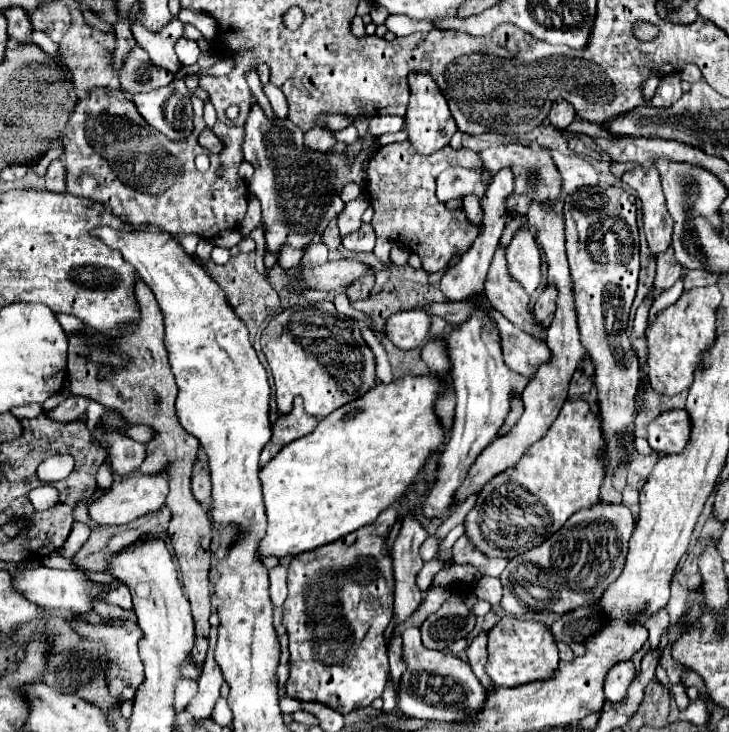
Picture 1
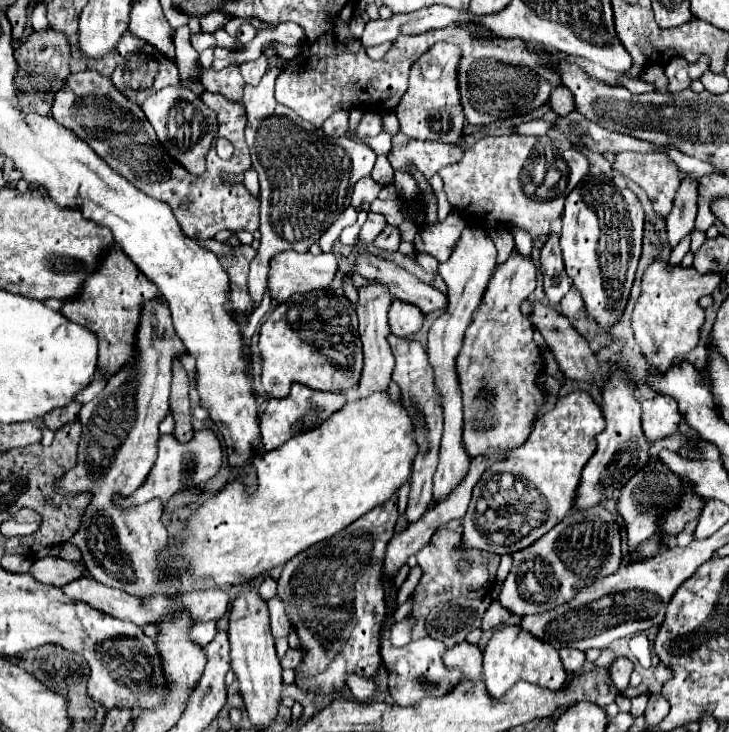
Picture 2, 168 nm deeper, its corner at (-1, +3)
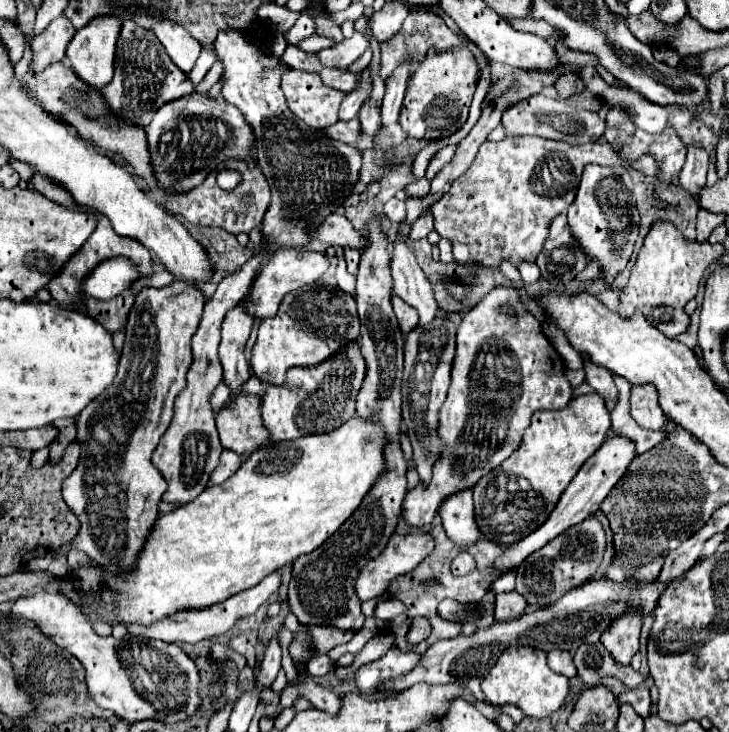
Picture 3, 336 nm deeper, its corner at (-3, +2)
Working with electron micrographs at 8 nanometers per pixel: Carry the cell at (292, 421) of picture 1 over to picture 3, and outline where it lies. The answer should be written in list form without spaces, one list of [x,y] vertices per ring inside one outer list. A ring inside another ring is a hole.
[[[359,343],[349,345],[341,355],[337,355],[337,359],[329,359],[329,363],[321,363],[321,367],[305,367],[305,369],[289,371],[285,383],[281,387],[267,387],[267,391],[261,399],[263,427],[269,431],[271,441],[299,439],[303,435],[325,433],[325,431],[333,431],[335,427],[345,423],[349,417],[355,415],[355,395],[361,387],[363,377],[365,377],[365,361],[361,359]]]

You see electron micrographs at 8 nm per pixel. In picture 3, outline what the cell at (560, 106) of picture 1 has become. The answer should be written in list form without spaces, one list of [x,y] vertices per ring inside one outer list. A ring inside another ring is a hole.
[[[565,73],[565,75],[561,75],[561,77],[557,79],[555,89],[557,89],[557,95],[559,95],[559,97],[569,99],[569,97],[581,93],[585,87],[583,87],[581,79],[579,79],[575,73]]]

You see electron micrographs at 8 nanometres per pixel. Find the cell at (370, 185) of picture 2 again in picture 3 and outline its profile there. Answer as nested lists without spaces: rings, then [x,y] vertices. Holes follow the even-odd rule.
[[[419,179],[419,181],[413,181],[405,187],[405,191],[411,195],[411,197],[425,197],[429,193],[429,181],[427,179]]]

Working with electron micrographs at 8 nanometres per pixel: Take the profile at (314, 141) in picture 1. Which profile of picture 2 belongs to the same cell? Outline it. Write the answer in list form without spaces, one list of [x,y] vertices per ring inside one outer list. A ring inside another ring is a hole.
[[[349,108],[347,110],[337,110],[335,114],[331,114],[325,120],[323,130],[329,136],[347,136],[347,130],[349,130]]]

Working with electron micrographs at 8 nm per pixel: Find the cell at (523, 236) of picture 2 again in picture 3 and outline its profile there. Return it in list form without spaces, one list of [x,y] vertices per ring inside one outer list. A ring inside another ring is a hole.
[[[521,261],[521,263],[517,265],[517,269],[519,269],[519,273],[521,273],[521,277],[523,277],[523,281],[525,281],[527,285],[531,285],[531,283],[535,283],[535,281],[539,279],[539,267],[535,267],[535,265],[529,263],[529,261]]]

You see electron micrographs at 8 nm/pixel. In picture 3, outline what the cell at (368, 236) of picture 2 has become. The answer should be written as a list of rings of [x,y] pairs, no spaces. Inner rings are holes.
[[[395,197],[393,199],[389,199],[387,203],[385,203],[385,207],[383,207],[383,213],[385,213],[385,217],[389,219],[389,221],[395,221],[395,223],[399,223],[403,217],[405,217],[405,203],[403,201],[397,201]]]

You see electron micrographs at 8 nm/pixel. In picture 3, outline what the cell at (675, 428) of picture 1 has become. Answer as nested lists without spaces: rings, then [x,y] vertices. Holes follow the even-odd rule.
[[[653,385],[631,389],[631,417],[645,429],[663,429],[669,417],[659,405],[659,393]]]

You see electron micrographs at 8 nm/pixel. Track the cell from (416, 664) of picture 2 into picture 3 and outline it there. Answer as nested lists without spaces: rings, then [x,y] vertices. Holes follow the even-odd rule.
[[[393,647],[387,651],[385,657],[359,667],[355,673],[355,681],[357,681],[361,695],[365,695],[365,697],[377,695],[379,687],[385,681],[407,675],[409,671],[413,671],[413,667],[419,663],[419,659],[421,659],[421,655],[415,651],[399,651],[397,647]]]

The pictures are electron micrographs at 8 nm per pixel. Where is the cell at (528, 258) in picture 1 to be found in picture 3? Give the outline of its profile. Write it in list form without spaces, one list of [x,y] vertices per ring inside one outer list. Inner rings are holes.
[[[503,283],[503,285],[495,287],[495,289],[491,289],[473,309],[469,309],[469,311],[465,313],[463,321],[461,321],[461,325],[459,325],[459,329],[457,329],[457,353],[455,353],[455,361],[453,361],[453,379],[451,379],[451,387],[449,387],[447,399],[445,399],[445,403],[443,403],[443,407],[441,407],[441,411],[439,411],[439,431],[441,431],[441,439],[445,439],[445,455],[433,465],[433,479],[431,479],[427,485],[419,483],[415,489],[411,489],[411,491],[407,493],[405,503],[403,503],[403,519],[405,519],[407,523],[411,523],[411,525],[427,525],[427,523],[431,523],[433,517],[435,517],[435,513],[437,513],[437,509],[439,509],[439,503],[443,503],[443,499],[449,497],[449,493],[453,493],[453,491],[463,491],[465,487],[473,487],[479,477],[483,477],[483,475],[487,475],[491,469],[499,467],[507,457],[511,457],[511,455],[519,449],[519,445],[521,445],[521,441],[523,441],[523,433],[525,433],[525,429],[529,427],[531,415],[533,415],[535,411],[541,411],[541,409],[549,409],[549,411],[551,411],[551,409],[561,409],[561,407],[565,407],[565,405],[569,403],[569,399],[571,399],[571,385],[569,385],[569,381],[567,381],[567,377],[565,377],[565,365],[563,365],[559,353],[555,351],[555,347],[553,347],[553,345],[547,341],[547,337],[543,335],[543,331],[541,331],[537,319],[535,319],[535,317],[523,307],[523,303],[519,301],[519,295],[517,295],[515,287],[513,287],[511,283]],[[505,307],[511,307],[515,313],[513,313],[513,315],[503,313]]]

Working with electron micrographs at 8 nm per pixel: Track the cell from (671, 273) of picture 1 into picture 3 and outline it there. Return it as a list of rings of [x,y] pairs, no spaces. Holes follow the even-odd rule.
[[[687,149],[687,161],[679,175],[679,187],[687,191],[693,199],[699,197],[699,191],[705,187],[709,155],[701,149]]]

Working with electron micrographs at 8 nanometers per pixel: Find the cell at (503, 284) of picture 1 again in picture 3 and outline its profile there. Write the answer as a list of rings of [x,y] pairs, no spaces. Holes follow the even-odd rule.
[[[581,355],[583,359],[583,371],[585,371],[585,381],[605,399],[605,405],[609,411],[613,411],[617,403],[617,387],[613,383],[613,373],[605,371],[605,367],[597,367],[591,363],[589,355]]]

